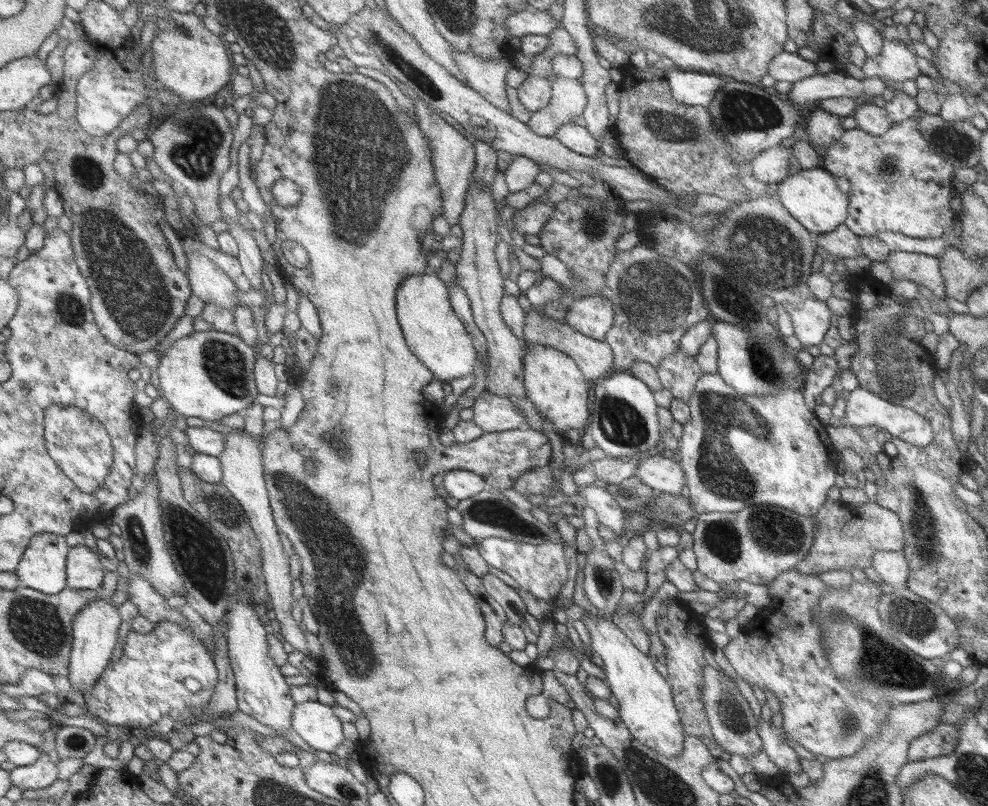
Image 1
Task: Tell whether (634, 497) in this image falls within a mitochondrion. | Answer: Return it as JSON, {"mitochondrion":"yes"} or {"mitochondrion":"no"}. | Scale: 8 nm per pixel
{"mitochondrion":"yes"}

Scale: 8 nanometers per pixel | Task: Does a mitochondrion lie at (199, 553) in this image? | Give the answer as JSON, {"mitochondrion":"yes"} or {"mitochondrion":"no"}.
{"mitochondrion":"yes"}

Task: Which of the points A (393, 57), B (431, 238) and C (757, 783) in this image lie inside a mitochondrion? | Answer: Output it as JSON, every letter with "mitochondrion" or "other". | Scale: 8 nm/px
{"A":"other","B":"other","C":"other"}

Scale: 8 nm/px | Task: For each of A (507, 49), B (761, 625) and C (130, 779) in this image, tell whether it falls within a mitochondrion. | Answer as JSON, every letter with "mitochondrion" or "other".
{"A":"other","B":"other","C":"other"}

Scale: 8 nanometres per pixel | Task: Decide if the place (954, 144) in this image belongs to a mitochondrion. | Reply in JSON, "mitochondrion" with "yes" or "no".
{"mitochondrion":"yes"}

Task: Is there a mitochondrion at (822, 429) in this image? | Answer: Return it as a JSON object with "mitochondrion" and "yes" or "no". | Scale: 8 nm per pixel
{"mitochondrion":"no"}

